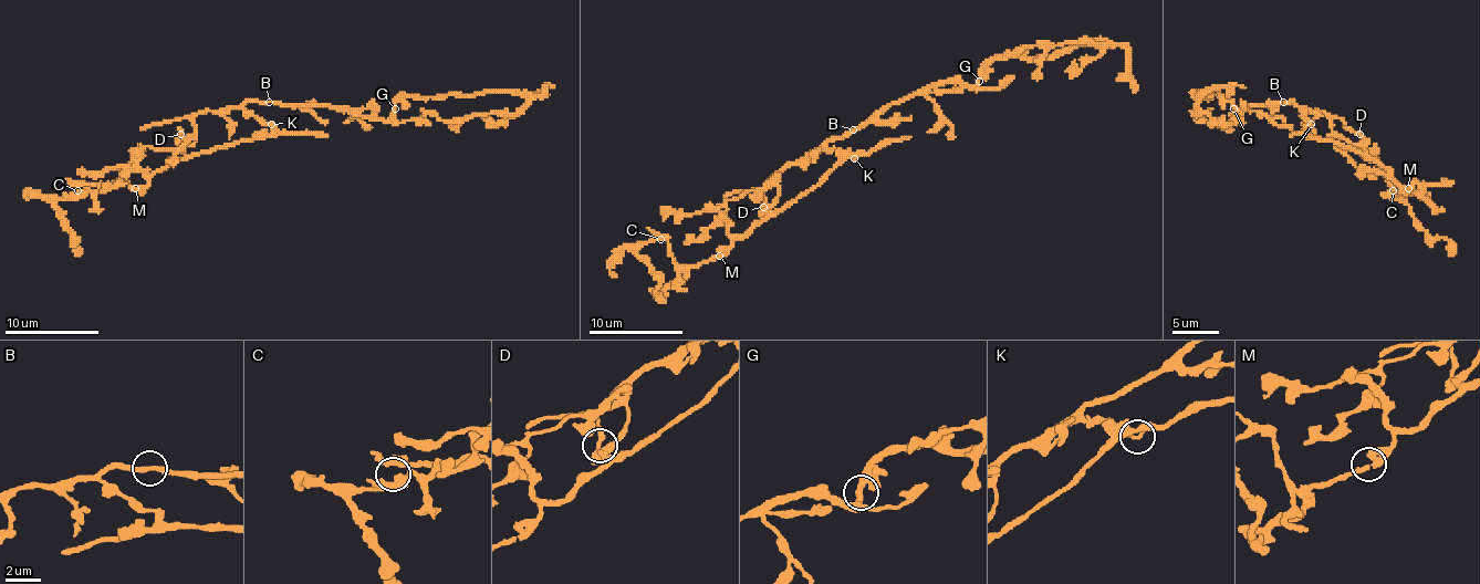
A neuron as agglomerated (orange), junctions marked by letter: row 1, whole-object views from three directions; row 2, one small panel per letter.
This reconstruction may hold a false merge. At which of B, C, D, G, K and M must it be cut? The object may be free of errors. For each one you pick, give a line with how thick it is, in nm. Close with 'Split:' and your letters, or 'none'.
K: 300 nm
Split: K

